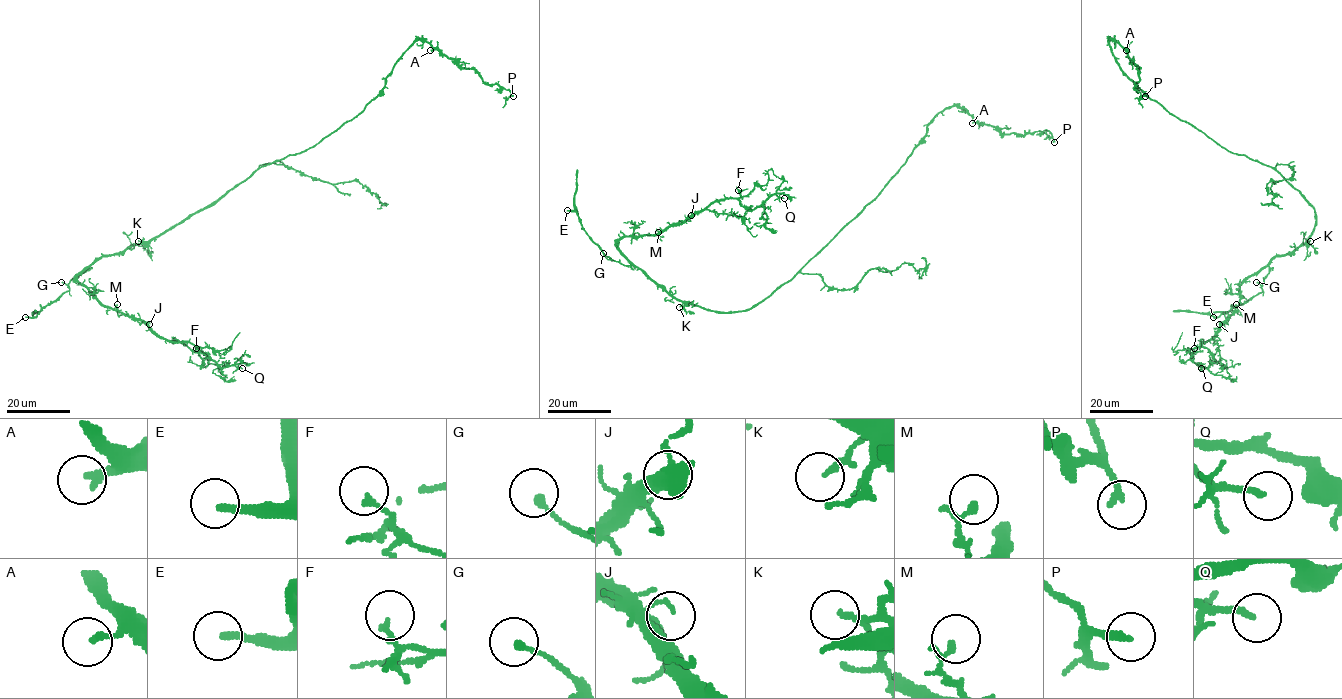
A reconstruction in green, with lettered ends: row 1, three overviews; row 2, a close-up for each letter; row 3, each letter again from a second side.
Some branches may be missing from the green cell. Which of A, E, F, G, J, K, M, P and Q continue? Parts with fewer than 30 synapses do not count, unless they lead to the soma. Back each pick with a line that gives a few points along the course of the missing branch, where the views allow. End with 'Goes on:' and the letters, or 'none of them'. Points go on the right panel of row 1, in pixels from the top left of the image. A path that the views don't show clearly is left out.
P: (1145, 96), (1156, 92), (1152, 80)
Goes on: E, P

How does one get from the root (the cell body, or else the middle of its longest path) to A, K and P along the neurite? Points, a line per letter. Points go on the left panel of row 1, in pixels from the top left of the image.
A: (234, 187), (259, 168), (313, 147), (357, 115), (417, 40), (427, 42), (430, 50)
K: (234, 187), (158, 235), (146, 241), (138, 241)
P: (234, 187), (259, 168), (313, 147), (357, 115), (419, 39), (513, 96)

